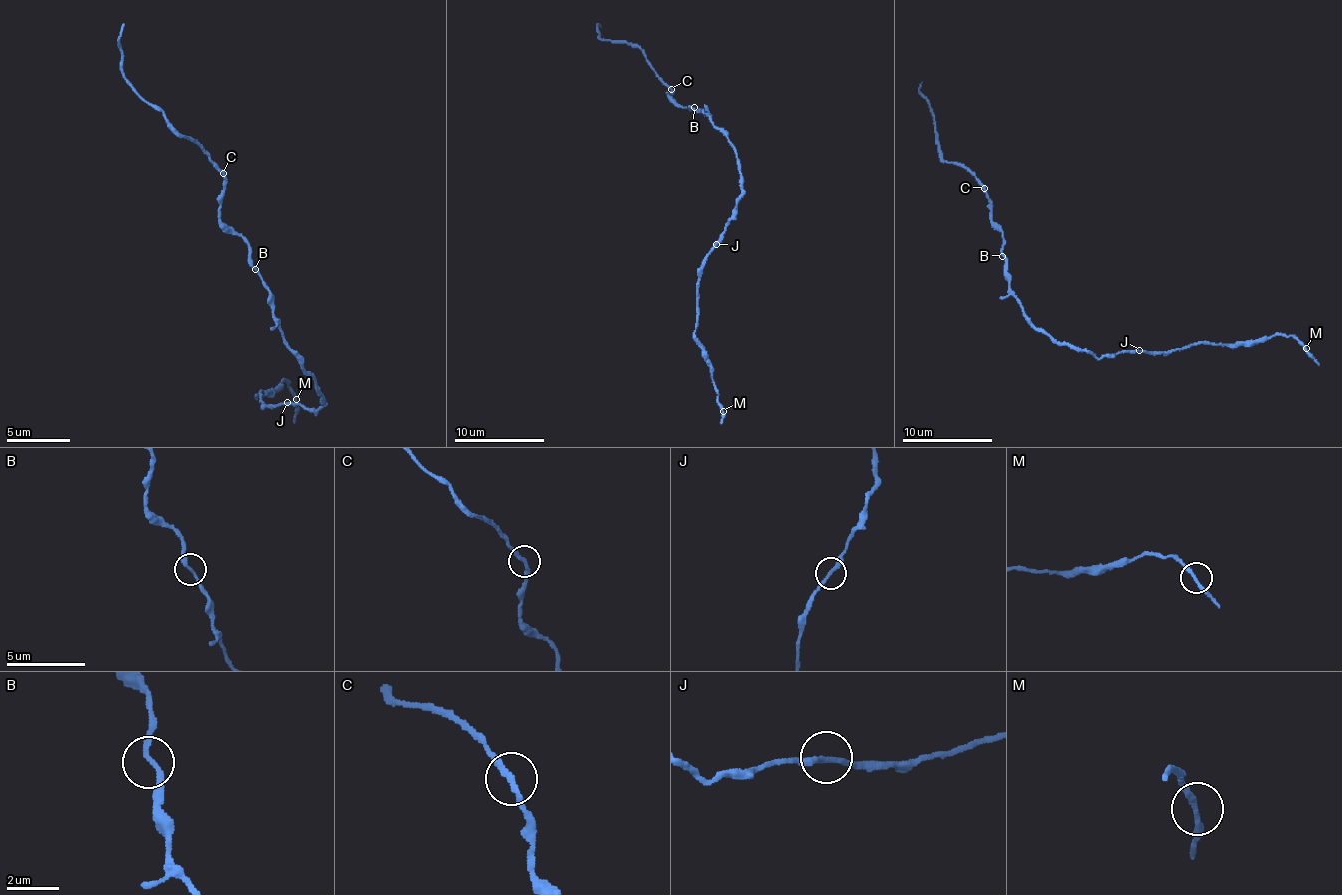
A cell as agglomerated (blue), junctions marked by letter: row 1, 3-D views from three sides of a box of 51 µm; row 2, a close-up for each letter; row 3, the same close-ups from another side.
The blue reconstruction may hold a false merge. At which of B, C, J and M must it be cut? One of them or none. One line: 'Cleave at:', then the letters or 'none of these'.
Cleave at: none of these

